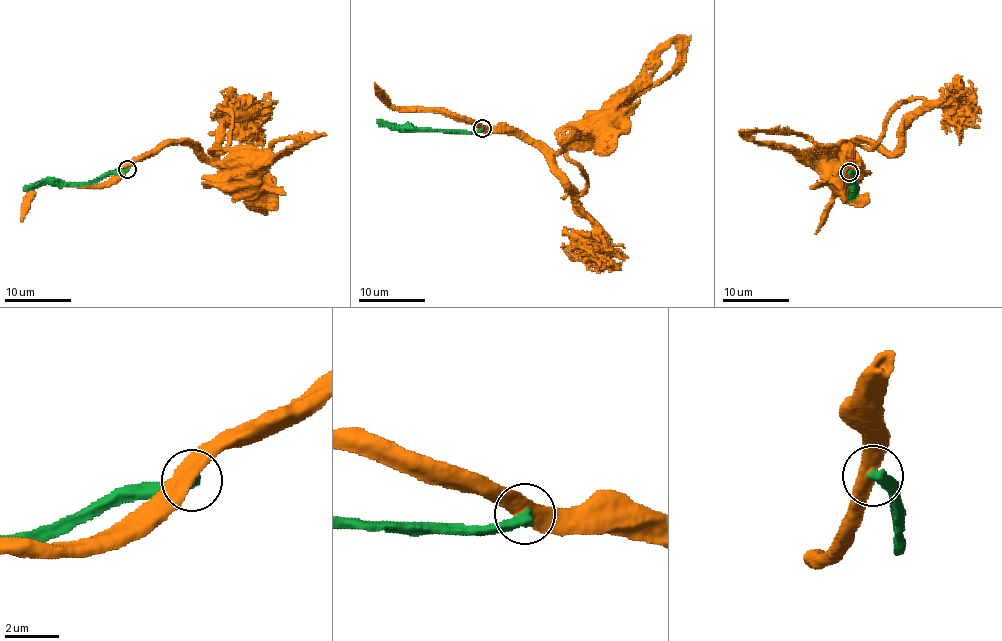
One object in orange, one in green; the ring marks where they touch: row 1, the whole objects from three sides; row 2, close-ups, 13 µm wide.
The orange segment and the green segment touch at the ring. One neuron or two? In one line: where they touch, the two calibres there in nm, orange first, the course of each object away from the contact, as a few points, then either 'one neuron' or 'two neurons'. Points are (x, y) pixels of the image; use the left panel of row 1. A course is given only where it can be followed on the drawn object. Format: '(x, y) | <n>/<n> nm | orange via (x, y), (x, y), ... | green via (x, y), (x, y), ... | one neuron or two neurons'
(127, 169) | 550/400 nm | orange via (127, 169), (177, 143), (212, 159), (222, 107), (229, 143), (213, 152), (227, 149), (253, 185) | green via (127, 169), (105, 172), (87, 182), (42, 183), (23, 190) | two neurons

